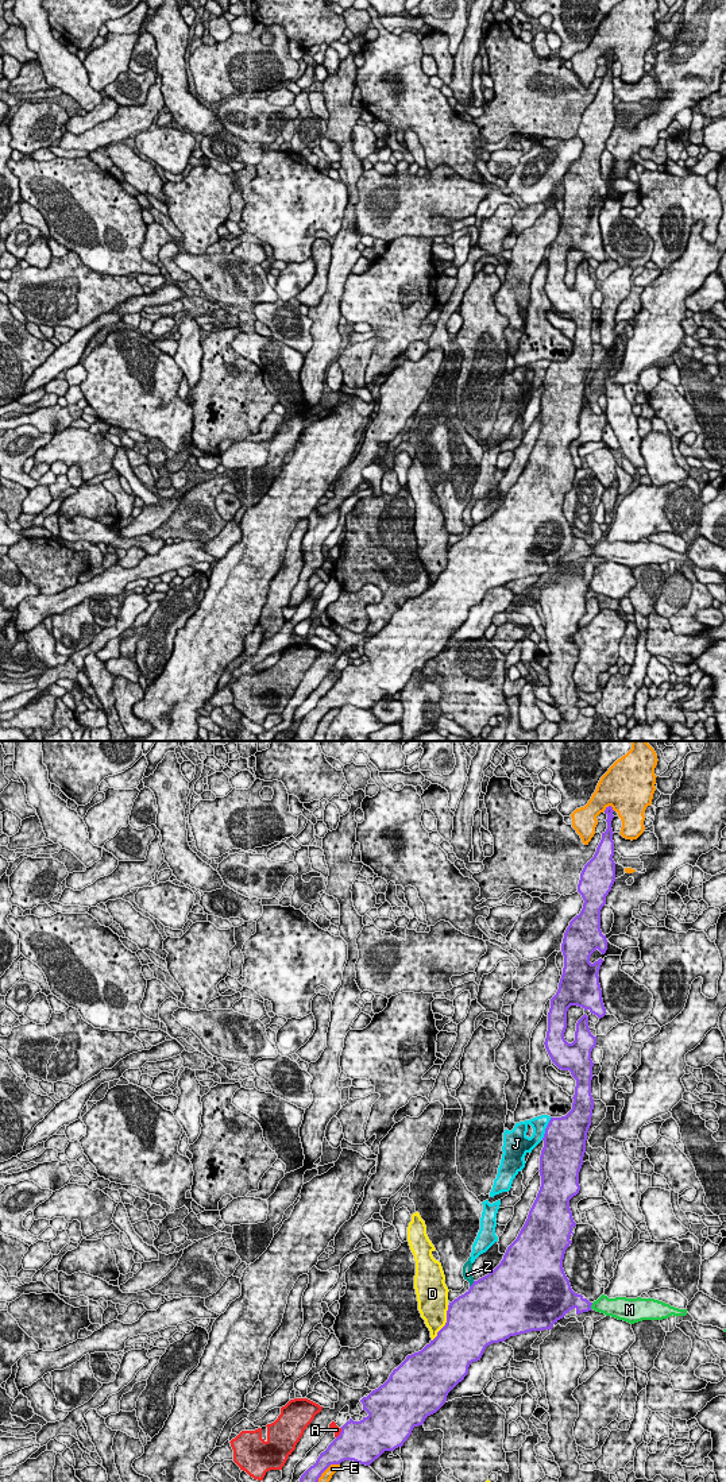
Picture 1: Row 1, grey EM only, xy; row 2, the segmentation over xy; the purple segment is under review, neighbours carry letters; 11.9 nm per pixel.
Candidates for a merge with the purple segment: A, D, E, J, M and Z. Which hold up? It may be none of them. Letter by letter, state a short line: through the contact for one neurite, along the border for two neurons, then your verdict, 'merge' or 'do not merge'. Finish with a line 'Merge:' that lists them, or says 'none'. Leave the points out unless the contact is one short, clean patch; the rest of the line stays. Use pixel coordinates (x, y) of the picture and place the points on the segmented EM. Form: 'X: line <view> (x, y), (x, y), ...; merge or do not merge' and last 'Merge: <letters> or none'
A: do not merge
D: do not merge
E: do not merge
J: do not merge
M: merge
Z: line xy (474, 1281), (470, 1286); do not merge
Merge: M

